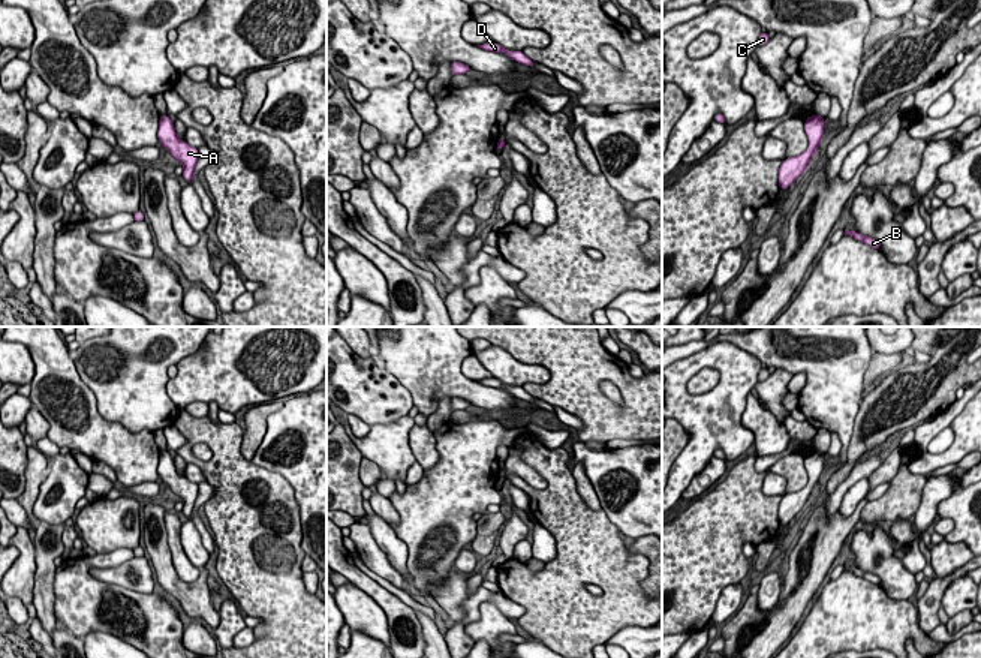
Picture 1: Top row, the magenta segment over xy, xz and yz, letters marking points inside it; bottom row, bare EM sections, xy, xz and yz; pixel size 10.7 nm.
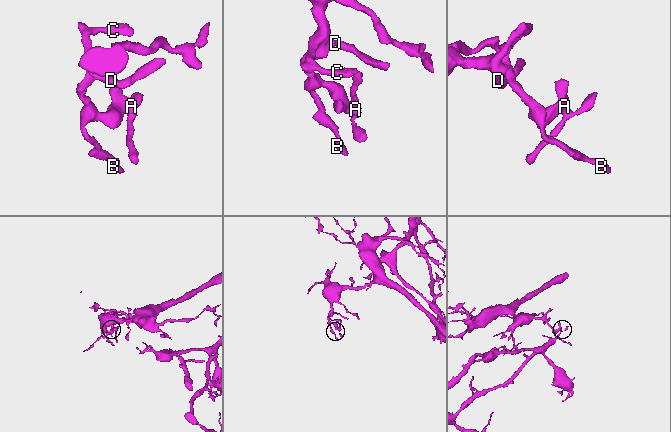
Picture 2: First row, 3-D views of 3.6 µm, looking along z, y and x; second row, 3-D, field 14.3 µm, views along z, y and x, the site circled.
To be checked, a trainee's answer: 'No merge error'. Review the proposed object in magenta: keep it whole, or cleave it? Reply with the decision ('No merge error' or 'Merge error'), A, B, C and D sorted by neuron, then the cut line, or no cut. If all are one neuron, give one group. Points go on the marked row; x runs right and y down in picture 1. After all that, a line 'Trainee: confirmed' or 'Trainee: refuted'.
No merge error. Groups: A B C D. No split
Trainee: confirmed

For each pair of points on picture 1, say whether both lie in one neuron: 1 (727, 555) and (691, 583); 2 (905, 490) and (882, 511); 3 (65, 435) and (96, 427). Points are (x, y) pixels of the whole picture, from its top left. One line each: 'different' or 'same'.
1: same
2: same
3: same

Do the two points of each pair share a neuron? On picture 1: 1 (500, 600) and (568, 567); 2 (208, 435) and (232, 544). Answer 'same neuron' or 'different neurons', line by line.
1: different neurons
2: same neuron

